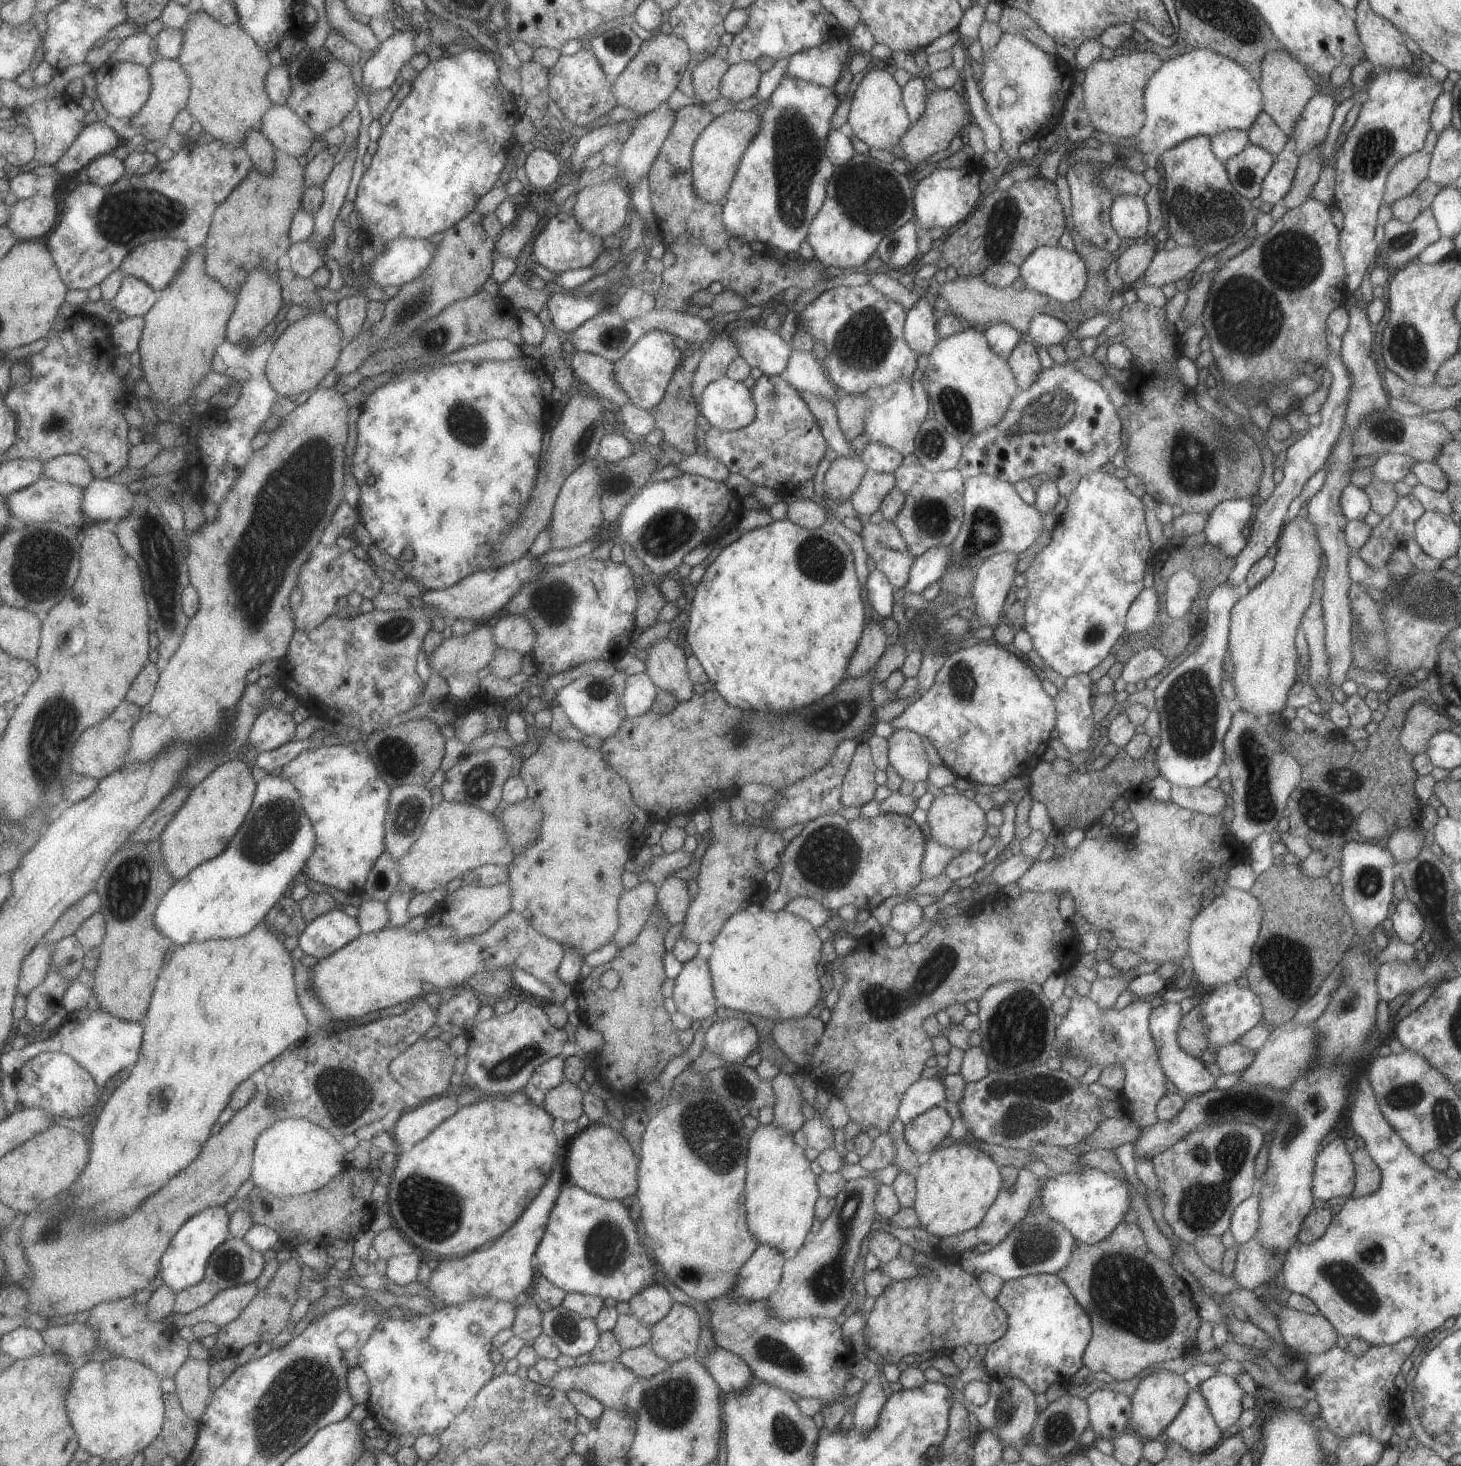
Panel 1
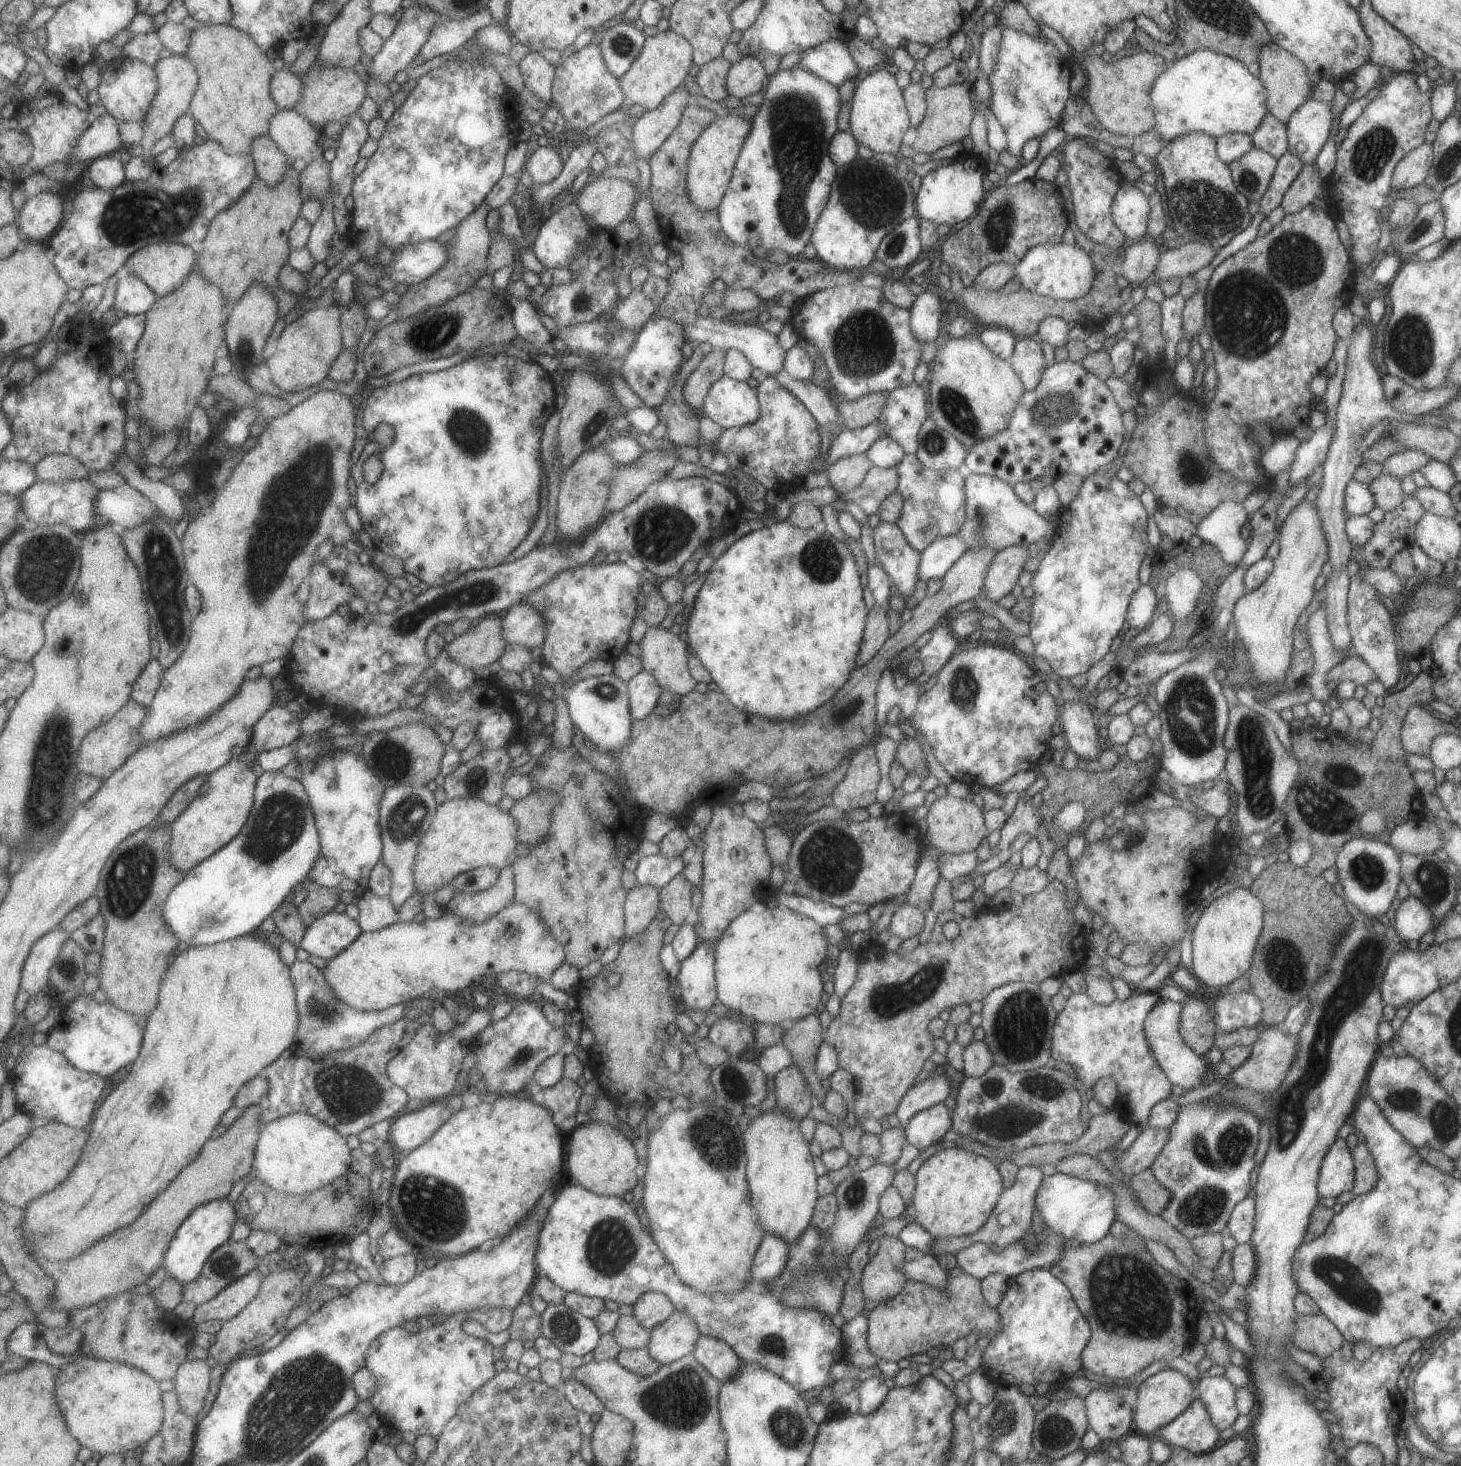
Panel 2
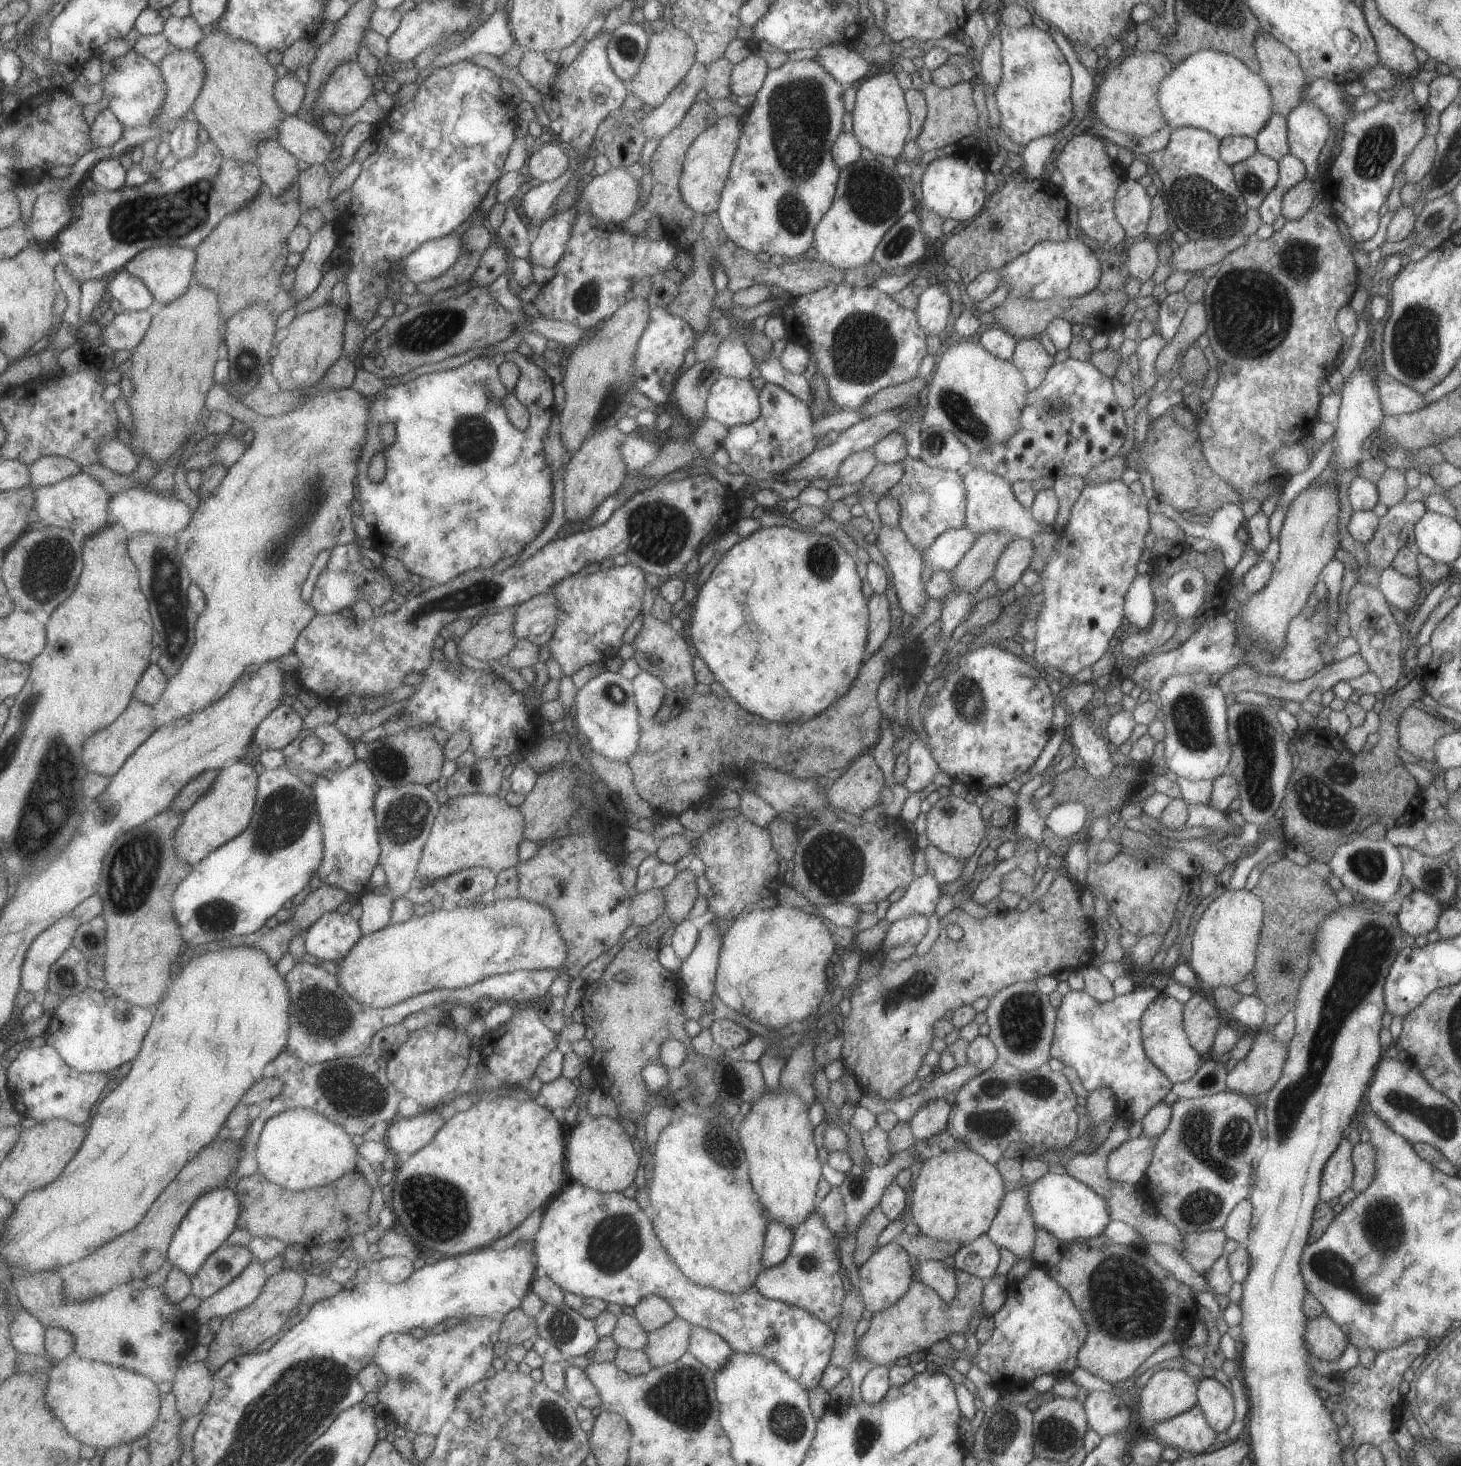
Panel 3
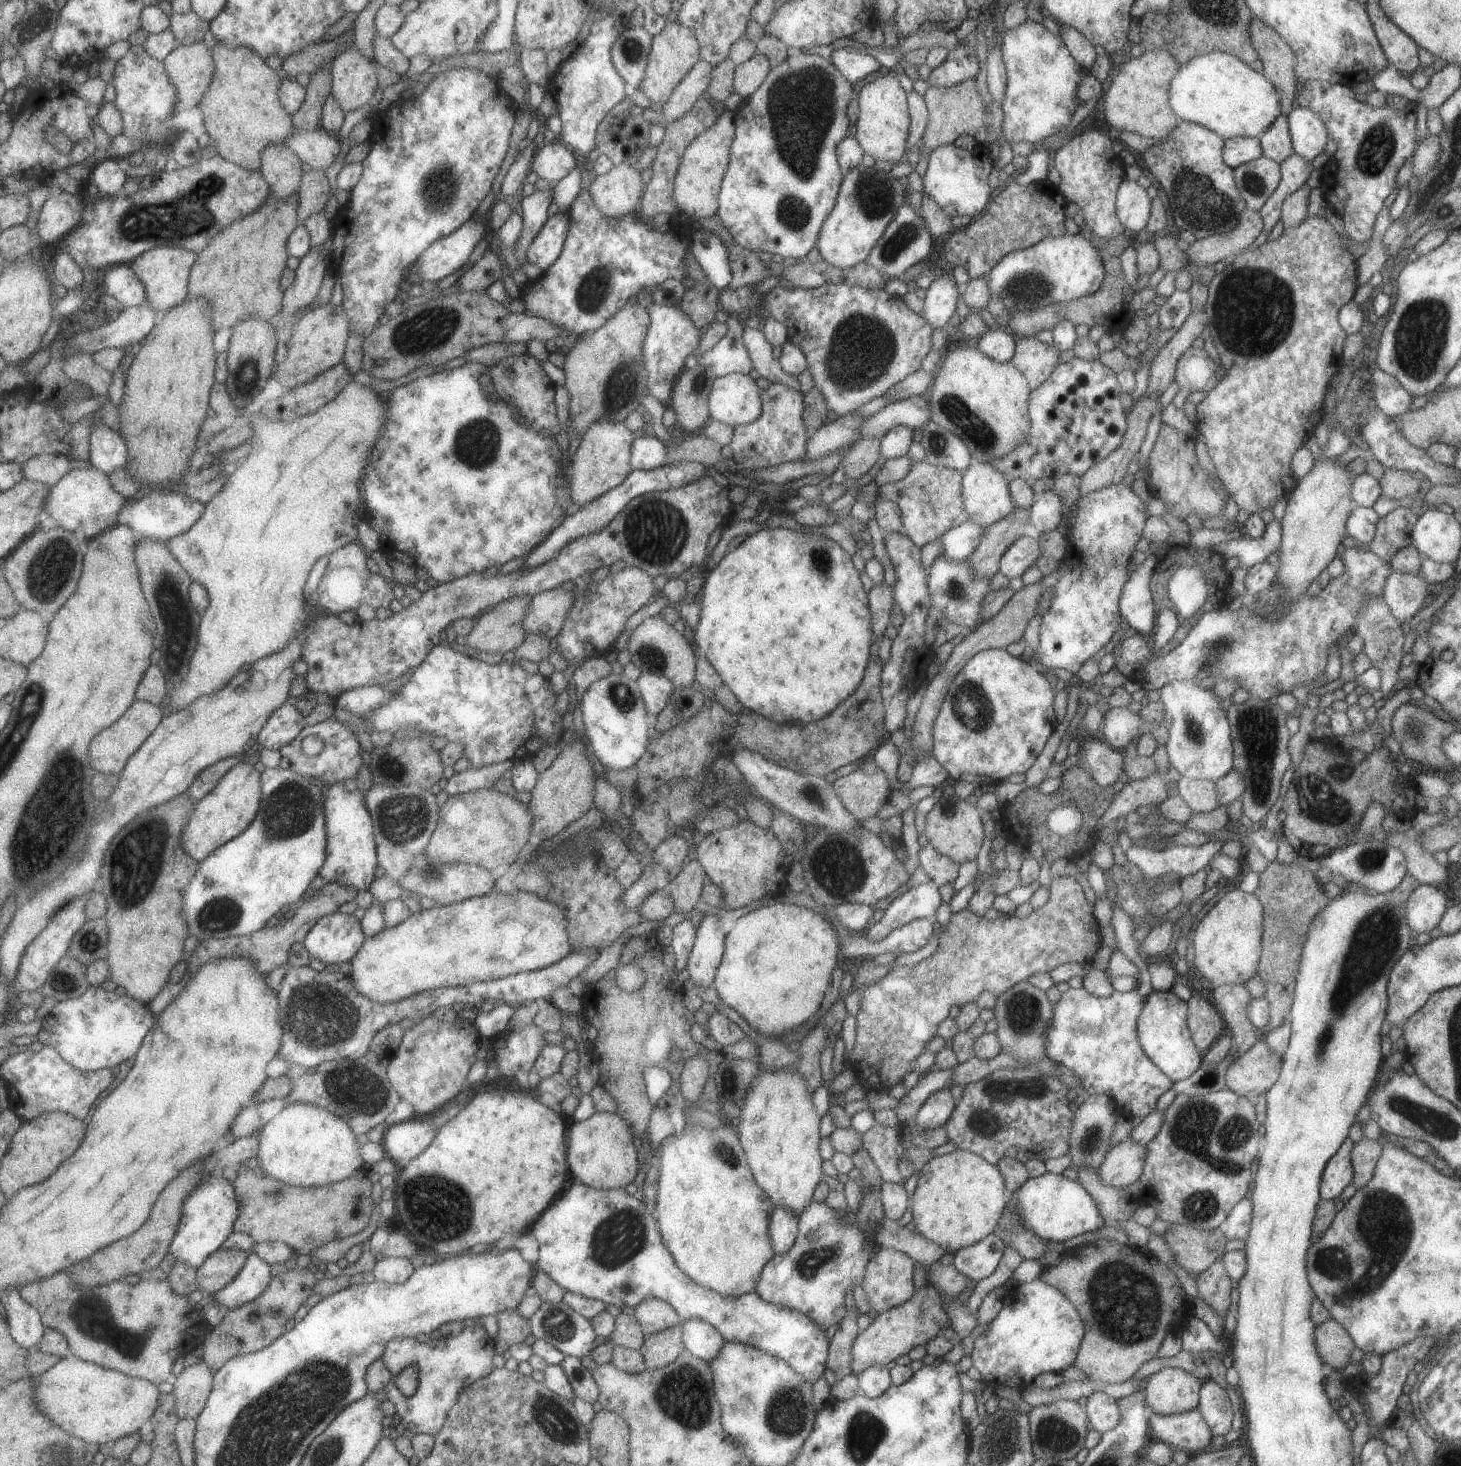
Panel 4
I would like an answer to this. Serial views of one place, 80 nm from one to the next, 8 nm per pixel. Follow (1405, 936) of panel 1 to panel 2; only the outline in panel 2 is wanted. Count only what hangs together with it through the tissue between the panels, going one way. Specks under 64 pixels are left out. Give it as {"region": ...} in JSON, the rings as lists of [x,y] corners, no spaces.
{"region":[[[1408,896],[1395,910],[1393,926],[1393,930],[1403,940],[1419,941],[1423,934],[1434,929],[1431,910],[1423,906],[1423,902],[1415,896]]]}

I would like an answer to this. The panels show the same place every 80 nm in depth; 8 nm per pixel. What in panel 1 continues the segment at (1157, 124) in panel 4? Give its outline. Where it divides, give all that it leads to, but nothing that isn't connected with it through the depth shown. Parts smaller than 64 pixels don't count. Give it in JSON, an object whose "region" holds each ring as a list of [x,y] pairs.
{"region":[[[1147,49],[1134,54],[1122,54],[1105,61],[1091,62],[1083,70],[1083,106],[1091,126],[1107,134],[1110,139],[1123,141],[1135,136],[1143,127],[1143,91],[1149,77],[1163,64],[1158,54]]]}

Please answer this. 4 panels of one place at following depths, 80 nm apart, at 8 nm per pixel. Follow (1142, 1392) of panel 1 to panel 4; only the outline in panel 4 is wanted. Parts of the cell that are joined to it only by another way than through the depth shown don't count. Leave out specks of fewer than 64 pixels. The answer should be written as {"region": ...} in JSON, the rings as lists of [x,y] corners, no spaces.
{"region":[[[1163,1367],[1145,1381],[1145,1402],[1151,1412],[1174,1415],[1197,1406],[1203,1380],[1178,1367]]]}

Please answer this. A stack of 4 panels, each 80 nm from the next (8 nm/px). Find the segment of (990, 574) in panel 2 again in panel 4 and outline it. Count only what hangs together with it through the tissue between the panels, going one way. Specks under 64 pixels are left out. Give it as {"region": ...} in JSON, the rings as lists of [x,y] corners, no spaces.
{"region":[[[1021,536],[999,559],[998,571],[1008,580],[1015,576],[1021,576],[1023,571],[1035,564],[1036,558],[1040,554],[1040,544],[1038,539]]]}

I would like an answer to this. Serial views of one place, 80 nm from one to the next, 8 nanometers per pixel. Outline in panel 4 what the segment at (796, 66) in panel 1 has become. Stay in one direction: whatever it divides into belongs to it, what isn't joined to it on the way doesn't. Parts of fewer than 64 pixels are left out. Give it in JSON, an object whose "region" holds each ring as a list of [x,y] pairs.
{"region":[[[839,47],[828,57],[835,67],[850,83],[875,74],[881,68],[873,56],[852,47]]]}

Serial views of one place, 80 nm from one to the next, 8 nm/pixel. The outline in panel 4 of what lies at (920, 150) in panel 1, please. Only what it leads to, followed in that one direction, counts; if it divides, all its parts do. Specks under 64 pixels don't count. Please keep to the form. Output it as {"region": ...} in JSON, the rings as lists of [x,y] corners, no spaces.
{"region":[[[969,77],[959,84],[950,87],[932,87],[929,85],[924,93],[924,101],[928,112],[926,129],[922,136],[922,144],[929,150],[945,146],[960,134],[969,134],[982,141],[988,132],[988,105],[982,100],[980,92],[975,87],[975,78]]]}

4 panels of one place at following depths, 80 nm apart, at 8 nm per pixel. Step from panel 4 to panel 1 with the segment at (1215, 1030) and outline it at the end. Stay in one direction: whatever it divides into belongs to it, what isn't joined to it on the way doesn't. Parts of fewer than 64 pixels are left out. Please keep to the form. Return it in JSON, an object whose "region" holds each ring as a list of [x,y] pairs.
{"region":[[[1196,1004],[1194,1007],[1181,1016],[1181,1022],[1177,1026],[1176,1040],[1179,1048],[1187,1052],[1189,1056],[1200,1059],[1201,1054],[1207,1048],[1207,1038],[1203,1034],[1203,1024],[1201,1024],[1201,1012]]]}

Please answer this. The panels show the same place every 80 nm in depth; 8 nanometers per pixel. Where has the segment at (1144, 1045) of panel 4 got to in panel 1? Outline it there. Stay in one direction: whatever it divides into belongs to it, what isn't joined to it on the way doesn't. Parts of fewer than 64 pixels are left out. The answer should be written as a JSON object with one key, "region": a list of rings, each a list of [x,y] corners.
{"region":[[[1163,1001],[1159,1006],[1152,1008],[1148,1017],[1148,1028],[1151,1038],[1153,1038],[1153,1046],[1157,1050],[1159,1056],[1159,1063],[1161,1064],[1162,1072],[1166,1080],[1173,1083],[1177,1088],[1178,1093],[1182,1096],[1201,1095],[1207,1091],[1211,1091],[1215,1086],[1215,1078],[1203,1066],[1202,1060],[1189,1056],[1187,1052],[1183,1052],[1179,1048],[1176,1040],[1177,1026],[1181,1022],[1182,1012],[1180,1004],[1177,1002]]]}

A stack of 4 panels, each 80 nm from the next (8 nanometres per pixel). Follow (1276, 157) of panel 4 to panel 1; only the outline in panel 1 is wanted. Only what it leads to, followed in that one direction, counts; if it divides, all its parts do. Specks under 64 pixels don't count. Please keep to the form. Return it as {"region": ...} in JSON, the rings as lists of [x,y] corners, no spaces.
{"region":[[[1264,111],[1257,114],[1255,122],[1245,132],[1248,143],[1267,150],[1271,155],[1279,154],[1290,145],[1287,136]]]}

